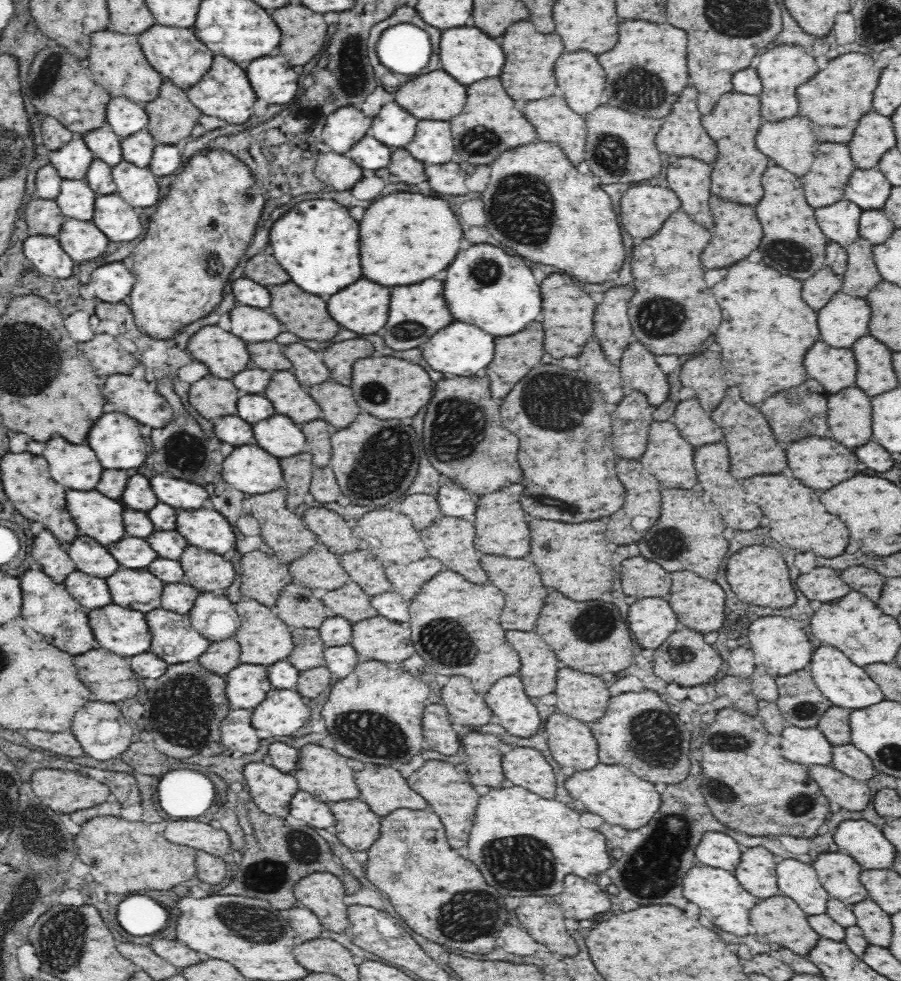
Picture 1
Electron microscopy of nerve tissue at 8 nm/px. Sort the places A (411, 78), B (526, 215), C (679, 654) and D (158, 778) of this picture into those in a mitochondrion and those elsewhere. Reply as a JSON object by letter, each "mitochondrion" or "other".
{"A":"other","B":"mitochondrion","C":"mitochondrion","D":"other"}

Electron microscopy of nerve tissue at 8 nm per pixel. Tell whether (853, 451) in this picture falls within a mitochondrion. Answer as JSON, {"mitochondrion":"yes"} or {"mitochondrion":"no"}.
{"mitochondrion":"no"}

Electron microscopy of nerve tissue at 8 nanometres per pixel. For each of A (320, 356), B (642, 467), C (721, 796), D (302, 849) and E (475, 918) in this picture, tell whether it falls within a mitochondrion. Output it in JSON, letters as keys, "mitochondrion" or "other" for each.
{"A":"other","B":"other","C":"mitochondrion","D":"mitochondrion","E":"mitochondrion"}

